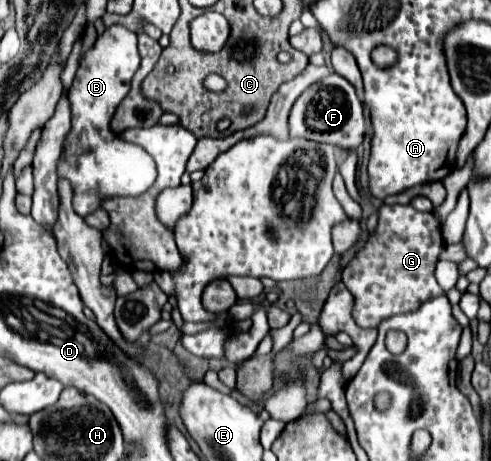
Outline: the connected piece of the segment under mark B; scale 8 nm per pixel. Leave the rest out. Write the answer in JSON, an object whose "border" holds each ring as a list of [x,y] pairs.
{"border":[[[109,26],[97,42],[83,54],[81,66],[77,70],[77,76],[69,88],[69,100],[71,100],[71,112],[73,112],[73,122],[71,122],[71,132],[65,138],[65,150],[59,162],[59,176],[67,178],[73,186],[75,192],[75,210],[81,216],[87,216],[95,212],[101,204],[101,198],[107,196],[139,196],[141,192],[149,190],[153,186],[157,168],[153,158],[135,144],[127,144],[117,134],[111,132],[109,122],[119,106],[119,102],[125,98],[125,94],[131,88],[131,78],[135,70],[139,68],[139,52],[137,52],[137,36],[125,28],[125,26]]]}

